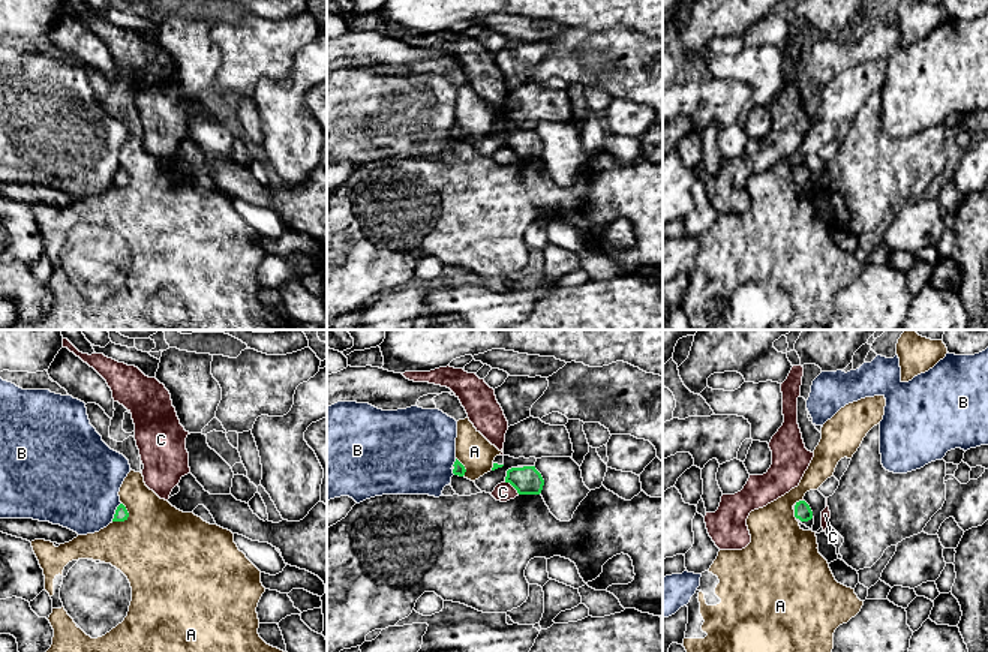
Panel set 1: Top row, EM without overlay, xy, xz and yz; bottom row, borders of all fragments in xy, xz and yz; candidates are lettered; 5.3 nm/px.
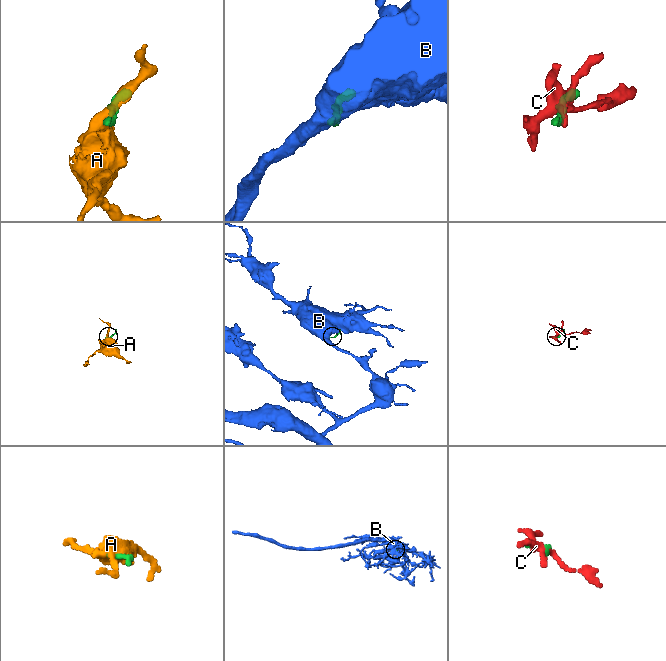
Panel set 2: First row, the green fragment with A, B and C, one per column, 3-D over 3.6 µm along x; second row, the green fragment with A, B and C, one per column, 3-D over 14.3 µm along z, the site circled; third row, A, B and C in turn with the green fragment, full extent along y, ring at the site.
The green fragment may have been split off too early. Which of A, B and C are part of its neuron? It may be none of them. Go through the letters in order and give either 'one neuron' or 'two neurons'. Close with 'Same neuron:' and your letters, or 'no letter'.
A: two neurons
B: two neurons
C: two neurons
Same neuron: no letter

